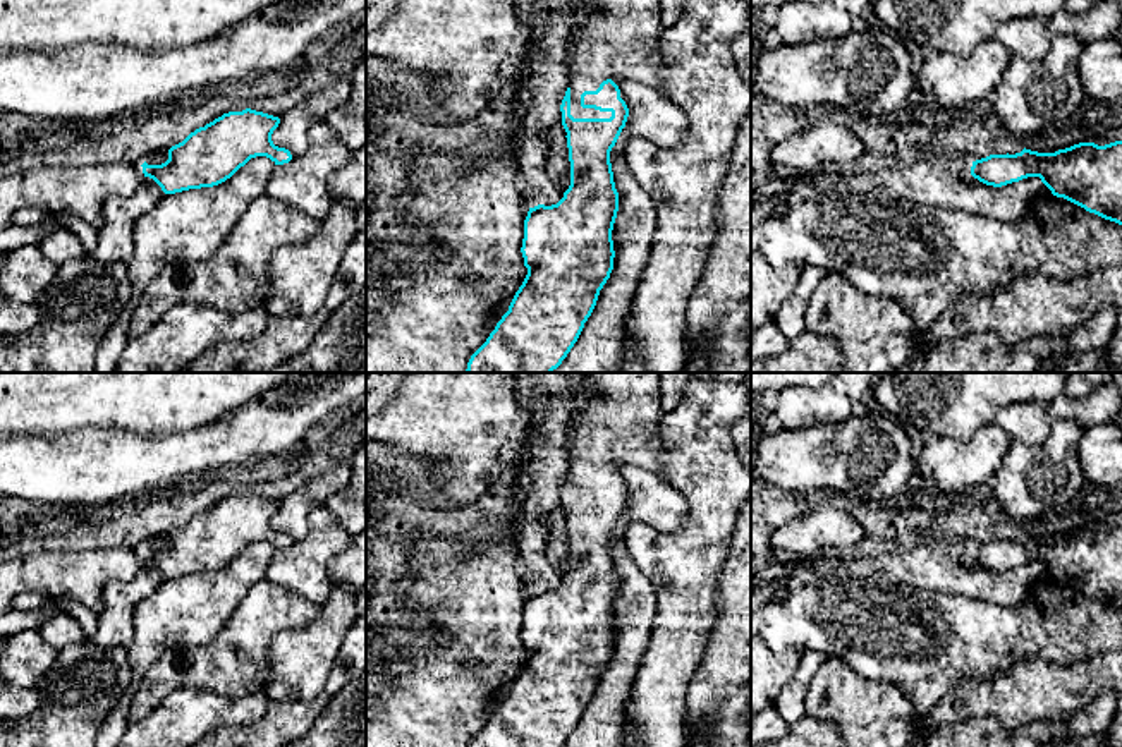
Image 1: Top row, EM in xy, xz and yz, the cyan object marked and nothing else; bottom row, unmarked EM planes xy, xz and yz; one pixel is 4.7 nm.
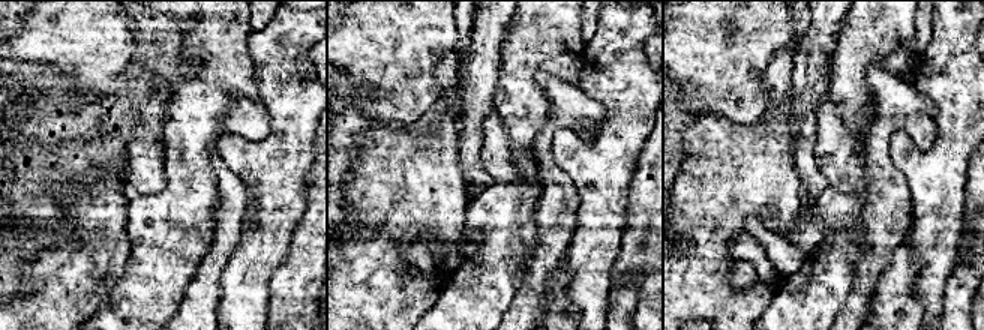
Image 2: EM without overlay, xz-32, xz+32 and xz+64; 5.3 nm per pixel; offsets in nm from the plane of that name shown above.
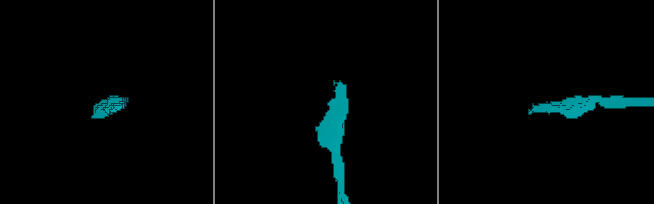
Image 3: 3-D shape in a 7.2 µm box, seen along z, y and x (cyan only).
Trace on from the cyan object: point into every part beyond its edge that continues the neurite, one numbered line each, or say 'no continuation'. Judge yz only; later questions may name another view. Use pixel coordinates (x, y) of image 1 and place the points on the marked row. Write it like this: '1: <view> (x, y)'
no continuation

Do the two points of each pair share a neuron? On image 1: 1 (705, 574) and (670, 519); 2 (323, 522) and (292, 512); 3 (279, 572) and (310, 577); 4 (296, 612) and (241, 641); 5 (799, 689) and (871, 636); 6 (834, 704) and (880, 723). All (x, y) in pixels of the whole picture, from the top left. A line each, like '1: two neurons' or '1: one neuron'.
1: two neurons
2: two neurons
3: one neuron
4: one neuron
5: two neurons
6: one neuron

